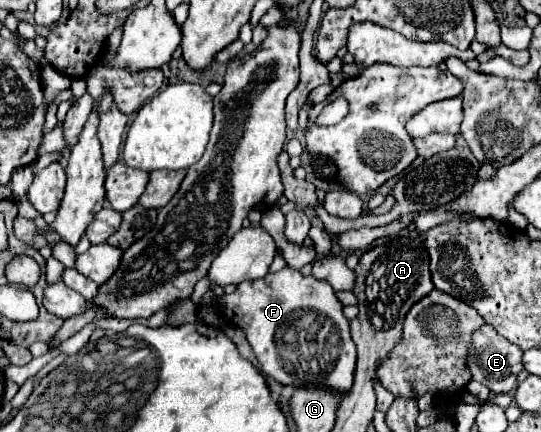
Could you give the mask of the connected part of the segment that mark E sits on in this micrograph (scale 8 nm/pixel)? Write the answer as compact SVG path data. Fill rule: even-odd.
M490 325L474 333L474 347L470 347L474 381L486 385L490 393L508 393L516 387L516 377L522 369L522 349L518 345L510 345Z

